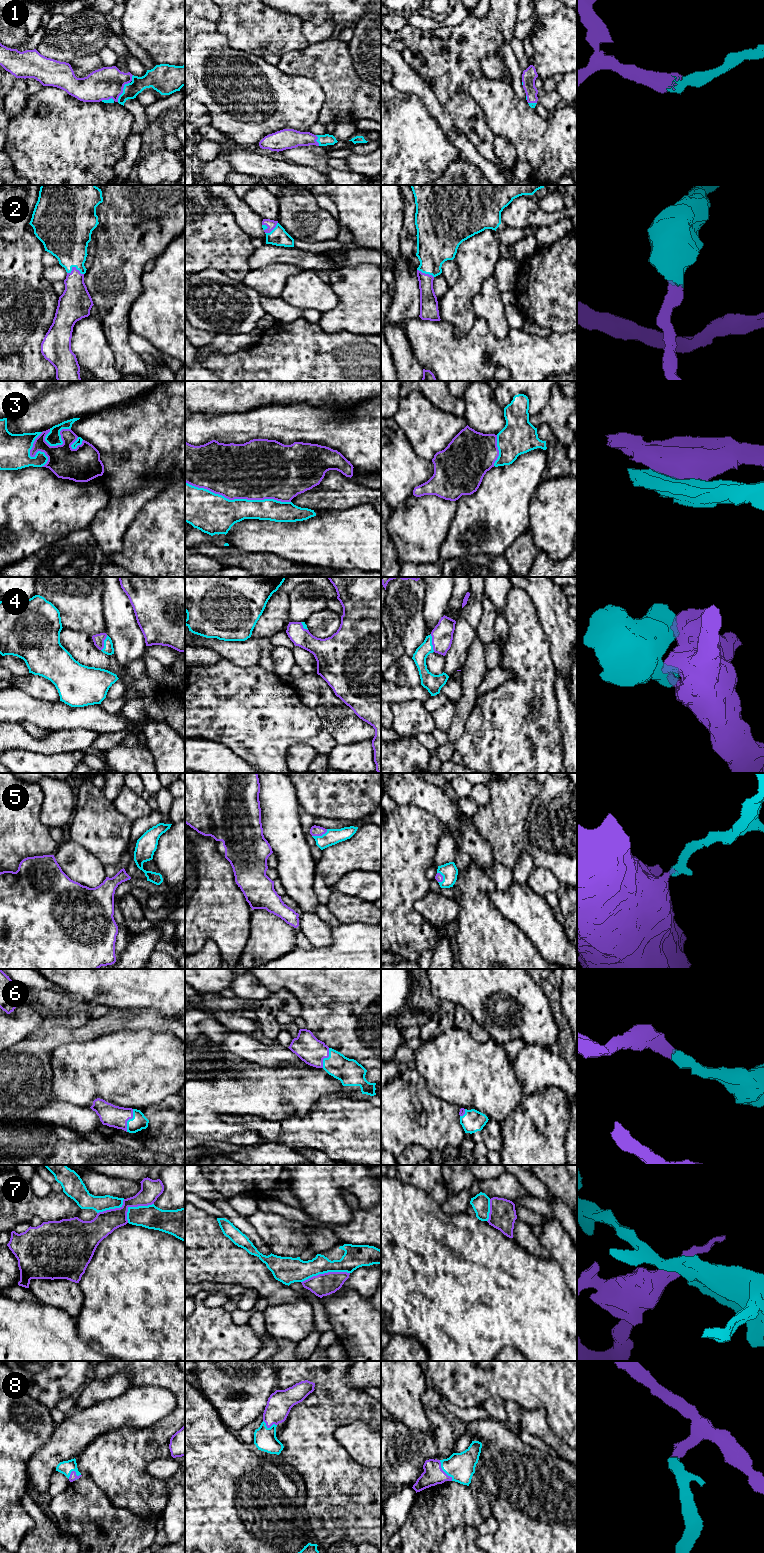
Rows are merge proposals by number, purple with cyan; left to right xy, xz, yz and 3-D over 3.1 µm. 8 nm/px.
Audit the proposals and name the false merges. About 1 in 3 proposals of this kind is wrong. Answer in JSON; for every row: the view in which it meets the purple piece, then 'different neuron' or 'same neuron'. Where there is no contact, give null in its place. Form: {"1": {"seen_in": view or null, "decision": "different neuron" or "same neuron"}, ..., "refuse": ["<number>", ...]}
{"1": {"seen_in": "xy", "decision": "same neuron"}, "2": {"seen_in": "xy", "decision": "same neuron"}, "3": {"seen_in": "xz", "decision": "different neuron"}, "4": {"seen_in": "yz", "decision": "same neuron"}, "5": {"seen_in": "xz", "decision": "same neuron"}, "6": {"seen_in": "xy", "decision": "same neuron"}, "7": {"seen_in": "xz", "decision": "different neuron"}, "8": {"seen_in": "yz", "decision": "same neuron"}, "refuse": ["3", "7"]}

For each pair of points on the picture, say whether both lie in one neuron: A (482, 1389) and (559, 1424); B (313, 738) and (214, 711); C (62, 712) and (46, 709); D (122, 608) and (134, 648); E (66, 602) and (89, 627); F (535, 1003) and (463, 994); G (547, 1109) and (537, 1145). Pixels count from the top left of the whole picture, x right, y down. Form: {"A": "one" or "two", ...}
{"A": "one", "B": "one", "C": "one", "D": "one", "E": "one", "F": "one", "G": "one"}

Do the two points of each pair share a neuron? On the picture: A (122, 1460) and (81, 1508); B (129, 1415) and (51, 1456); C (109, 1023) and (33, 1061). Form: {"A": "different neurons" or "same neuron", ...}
{"A": "different neurons", "B": "same neuron", "C": "same neuron"}

